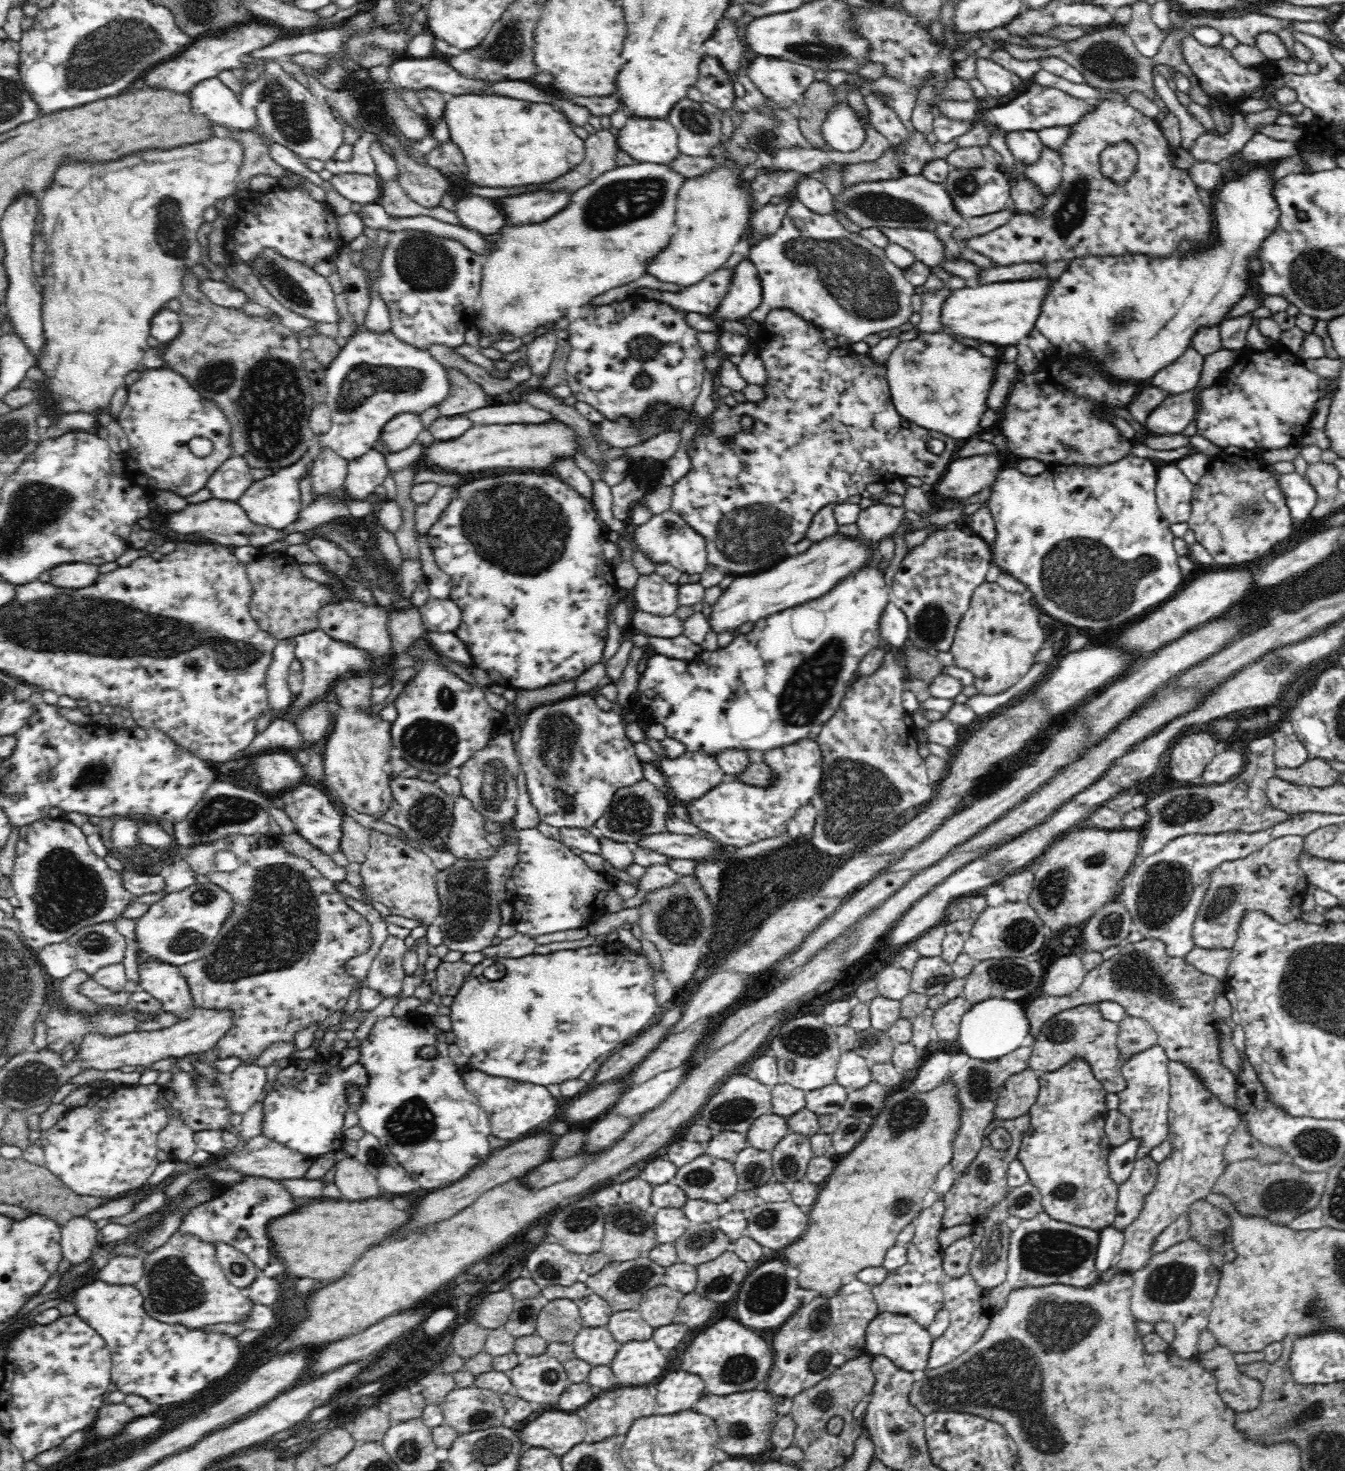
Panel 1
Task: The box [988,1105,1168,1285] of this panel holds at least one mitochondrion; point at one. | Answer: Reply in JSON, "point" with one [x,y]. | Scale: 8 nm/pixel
{"point":[1051,1251]}

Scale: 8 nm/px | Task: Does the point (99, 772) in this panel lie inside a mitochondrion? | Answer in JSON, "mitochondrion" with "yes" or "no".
{"mitochondrion":"yes"}

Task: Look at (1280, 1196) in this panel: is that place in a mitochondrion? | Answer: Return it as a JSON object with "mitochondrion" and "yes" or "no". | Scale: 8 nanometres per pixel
{"mitochondrion":"yes"}

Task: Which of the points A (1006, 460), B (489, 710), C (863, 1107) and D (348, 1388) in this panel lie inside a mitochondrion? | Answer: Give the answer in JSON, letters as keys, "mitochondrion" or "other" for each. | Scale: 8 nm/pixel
{"A":"other","B":"other","C":"mitochondrion","D":"other"}

